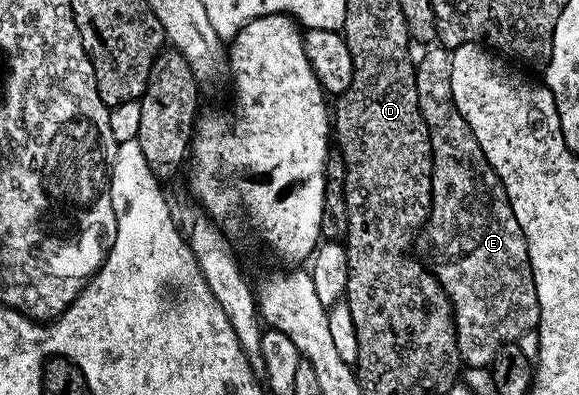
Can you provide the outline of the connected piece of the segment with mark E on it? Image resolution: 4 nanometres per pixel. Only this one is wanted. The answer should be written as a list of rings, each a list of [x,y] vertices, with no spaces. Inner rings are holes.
[[[442,46],[434,47],[427,47],[423,51],[427,52],[423,54],[422,61],[417,61],[414,70],[418,105],[430,131],[434,159],[434,169],[430,172],[430,215],[426,217],[426,223],[420,232],[420,256],[450,299],[461,363],[471,368],[486,368],[502,346],[515,343],[525,331],[537,329],[540,306],[536,298],[536,282],[528,258],[524,230],[520,222],[516,222],[516,214],[512,214],[508,194],[496,170],[490,165],[488,158],[484,158],[484,150],[480,150],[468,122],[460,114],[460,110],[456,110],[452,98],[450,52]]]

